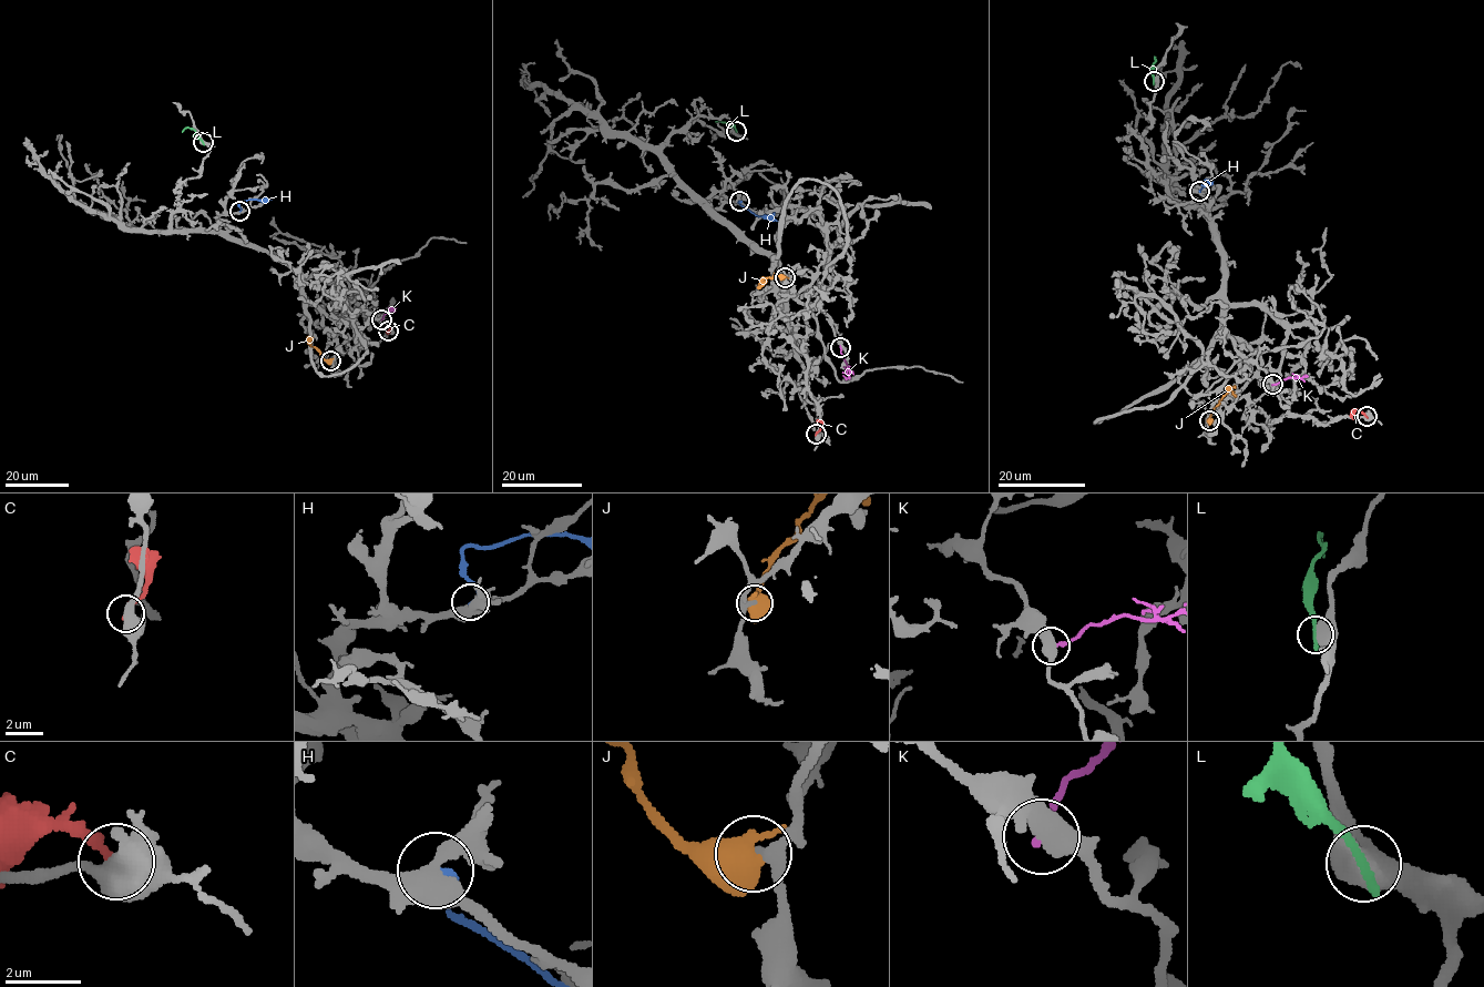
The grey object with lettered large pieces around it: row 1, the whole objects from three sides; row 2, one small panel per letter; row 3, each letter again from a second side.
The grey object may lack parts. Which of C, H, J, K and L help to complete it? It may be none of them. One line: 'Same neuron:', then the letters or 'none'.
Same neuron: none

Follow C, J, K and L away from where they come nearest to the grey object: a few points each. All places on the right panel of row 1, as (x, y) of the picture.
C: (1367, 416), (1354, 413), (1350, 417)
J: (1209, 419), (1211, 410), (1226, 394), (1230, 390), (1236, 396)
K: (1273, 385), (1305, 375)
L: (1154, 81), (1155, 57), (1156, 62)

